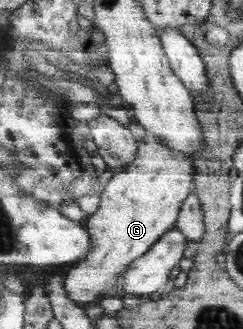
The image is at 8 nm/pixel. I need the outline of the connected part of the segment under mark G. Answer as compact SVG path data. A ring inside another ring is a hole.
M145 132L136 161L127 171L112 177L101 195L100 208L84 220L92 246L81 263L66 270L69 299L84 308L105 298L123 298L117 286L125 272L176 226L181 205L195 188L191 184L195 176L196 169L184 153L167 147L154 133Z

